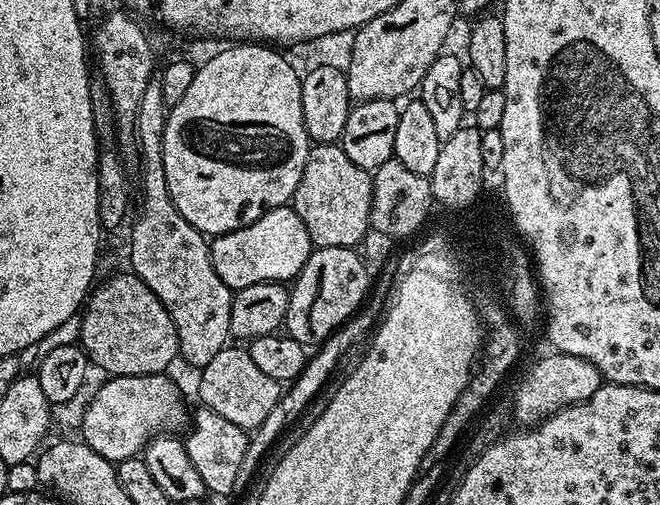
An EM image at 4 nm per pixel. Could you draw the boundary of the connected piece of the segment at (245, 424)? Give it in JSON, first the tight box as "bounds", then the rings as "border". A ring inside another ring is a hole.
{"bounds":[198,346,282,430],"border":[[[225,346],[221,352],[214,354],[214,358],[210,358],[205,368],[201,369],[201,388],[198,400],[203,407],[222,414],[222,418],[227,418],[229,422],[234,422],[234,426],[242,426],[245,430],[257,430],[280,400],[282,384],[281,381],[270,378],[265,372],[258,370],[258,366],[254,366],[254,358],[250,358],[250,354],[243,347],[232,347]]]}

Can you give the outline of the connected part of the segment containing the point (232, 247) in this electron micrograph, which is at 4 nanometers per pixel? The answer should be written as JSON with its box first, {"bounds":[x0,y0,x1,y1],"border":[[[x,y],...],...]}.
{"bounds":[211,208,314,290],"border":[[[272,208],[269,212],[264,212],[262,218],[250,222],[250,226],[242,226],[233,232],[227,232],[221,236],[215,237],[211,241],[212,265],[214,270],[218,270],[218,278],[226,282],[226,286],[233,290],[239,290],[246,286],[254,286],[258,282],[292,282],[300,275],[302,266],[310,258],[314,251],[314,245],[306,226],[302,224],[302,218],[291,208]]]}

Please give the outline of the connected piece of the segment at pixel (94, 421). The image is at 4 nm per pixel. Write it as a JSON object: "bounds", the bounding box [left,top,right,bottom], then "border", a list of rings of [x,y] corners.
{"bounds":[81,373,189,464],"border":[[[166,373],[114,376],[105,381],[84,410],[81,436],[102,458],[115,464],[126,461],[139,455],[154,437],[177,433],[189,423],[187,401]]]}

